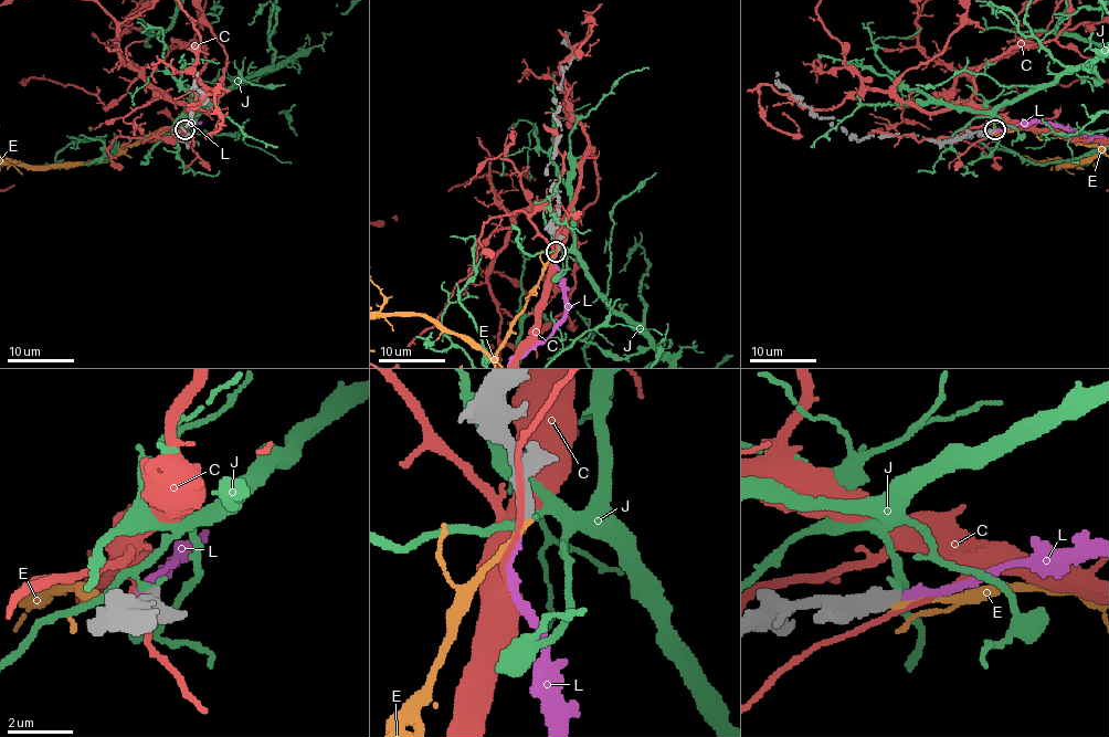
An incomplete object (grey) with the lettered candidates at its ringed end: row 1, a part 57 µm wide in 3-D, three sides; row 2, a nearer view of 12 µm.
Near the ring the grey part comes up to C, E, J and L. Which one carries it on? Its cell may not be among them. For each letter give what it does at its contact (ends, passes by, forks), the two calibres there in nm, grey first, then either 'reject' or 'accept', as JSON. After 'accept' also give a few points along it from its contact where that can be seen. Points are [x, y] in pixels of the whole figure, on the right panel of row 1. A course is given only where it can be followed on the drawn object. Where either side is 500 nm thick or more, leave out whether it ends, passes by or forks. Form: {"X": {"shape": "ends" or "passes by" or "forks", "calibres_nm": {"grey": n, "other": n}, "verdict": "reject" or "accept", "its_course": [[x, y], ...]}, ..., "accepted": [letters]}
{"C": {"calibres_nm": {"grey": 550, "other": 160}, "verdict": "reject"}, "E": {"calibres_nm": {"grey": 500, "other": 200}, "verdict": "reject"}, "J": {"shape": "passes by", "calibres_nm": {"grey": 440, "other": 180}, "verdict": "reject"}, "L": {"shape": "ends", "calibres_nm": {"grey": 420, "other": 240}, "verdict": "accept"}, "accepted": ["L"]}

